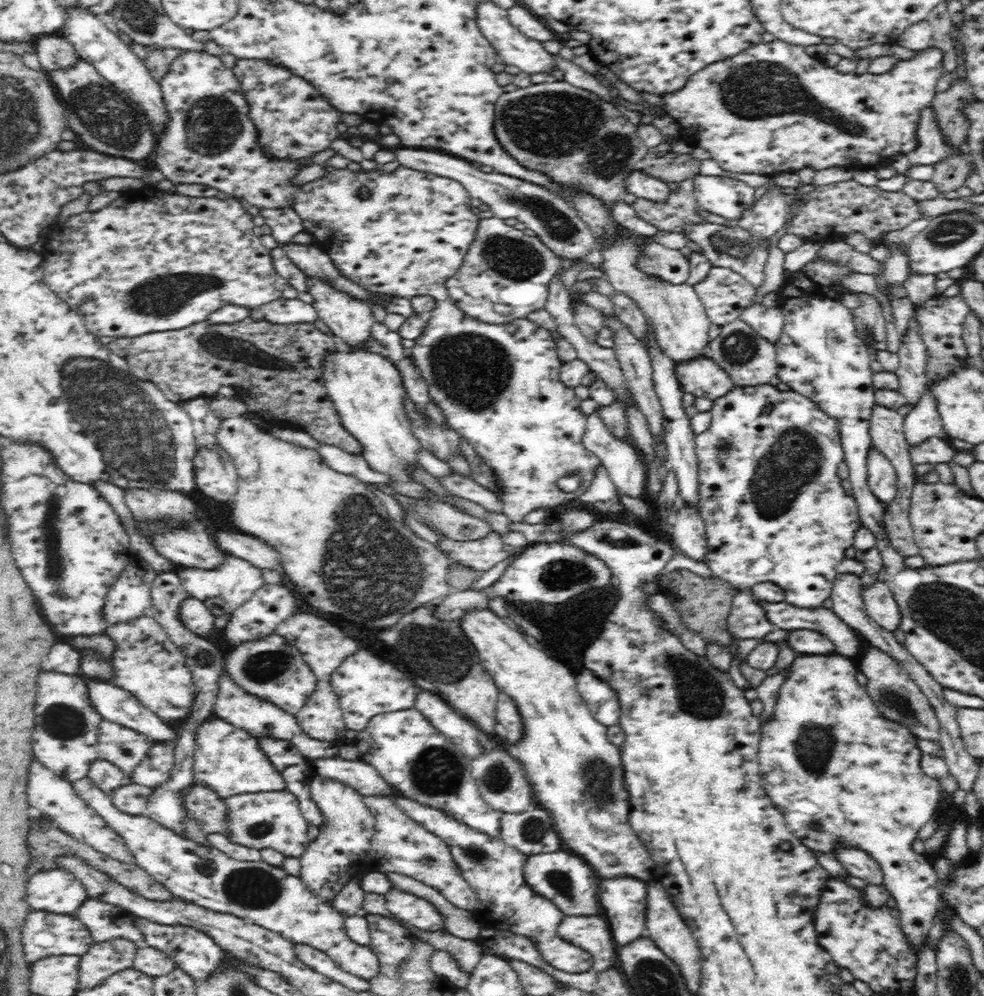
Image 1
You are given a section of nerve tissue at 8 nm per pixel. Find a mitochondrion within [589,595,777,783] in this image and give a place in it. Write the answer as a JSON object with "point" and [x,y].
{"point":[700,695]}

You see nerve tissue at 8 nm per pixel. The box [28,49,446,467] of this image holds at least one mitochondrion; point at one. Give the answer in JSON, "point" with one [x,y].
{"point":[97,106]}

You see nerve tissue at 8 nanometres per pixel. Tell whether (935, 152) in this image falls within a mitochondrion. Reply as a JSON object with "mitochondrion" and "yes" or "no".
{"mitochondrion":"no"}

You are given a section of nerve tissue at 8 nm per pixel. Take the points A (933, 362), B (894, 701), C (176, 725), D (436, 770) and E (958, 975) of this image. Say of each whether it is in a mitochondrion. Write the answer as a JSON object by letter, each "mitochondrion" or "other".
{"A":"other","B":"mitochondrion","C":"other","D":"mitochondrion","E":"mitochondrion"}

